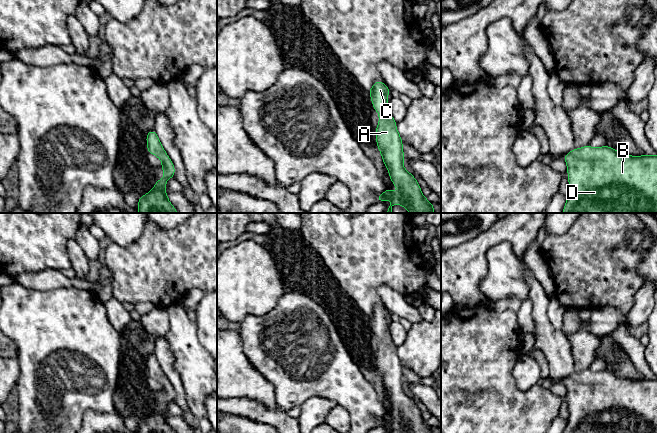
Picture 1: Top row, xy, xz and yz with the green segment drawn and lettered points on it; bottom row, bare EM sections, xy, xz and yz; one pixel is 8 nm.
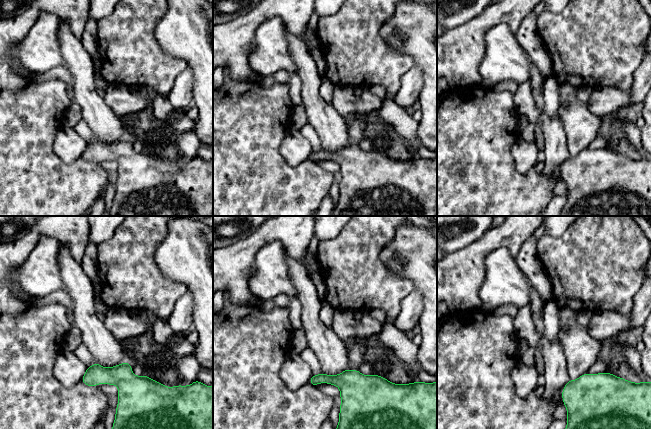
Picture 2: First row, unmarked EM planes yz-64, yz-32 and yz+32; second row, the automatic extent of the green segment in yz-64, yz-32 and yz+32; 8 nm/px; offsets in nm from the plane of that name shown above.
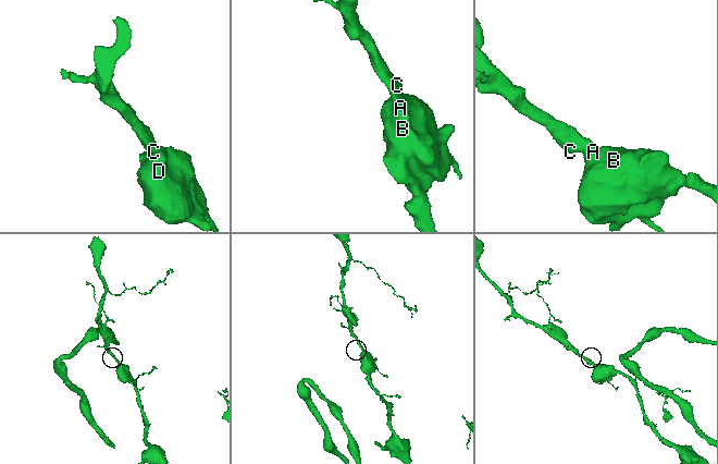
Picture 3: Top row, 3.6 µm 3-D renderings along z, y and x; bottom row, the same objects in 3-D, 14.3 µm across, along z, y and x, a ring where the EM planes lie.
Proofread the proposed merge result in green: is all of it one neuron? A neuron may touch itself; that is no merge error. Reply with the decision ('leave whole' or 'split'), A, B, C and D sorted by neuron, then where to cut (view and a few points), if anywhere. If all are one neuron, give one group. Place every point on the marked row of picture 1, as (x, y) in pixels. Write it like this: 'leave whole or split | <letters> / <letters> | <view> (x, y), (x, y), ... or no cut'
leave whole | A B C D | no cut

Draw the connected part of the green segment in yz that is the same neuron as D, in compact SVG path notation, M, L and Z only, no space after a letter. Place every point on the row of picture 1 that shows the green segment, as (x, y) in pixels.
M607 145L574 148L564 156L569 193L562 213L657 213L657 155L621 154Z

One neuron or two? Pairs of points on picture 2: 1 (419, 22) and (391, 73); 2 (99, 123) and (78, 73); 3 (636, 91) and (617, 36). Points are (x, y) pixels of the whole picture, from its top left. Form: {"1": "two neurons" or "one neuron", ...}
{"1": "two neurons", "2": "one neuron", "3": "two neurons"}

